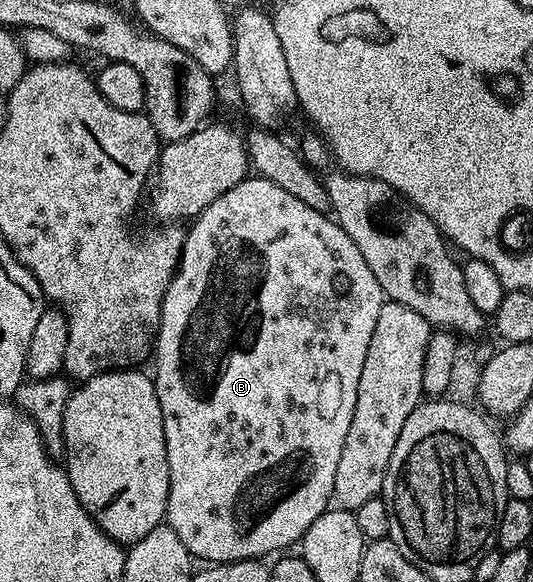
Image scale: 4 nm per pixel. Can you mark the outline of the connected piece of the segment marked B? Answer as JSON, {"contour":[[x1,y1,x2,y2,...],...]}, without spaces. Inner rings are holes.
{"contour":[[248,175,244,181,237,183,225,195,213,199,205,211,190,222,191,230,186,230,183,238,183,254,179,260,179,268,175,270,175,278,169,283,165,291,165,299,161,307,161,319,159,320,159,336,155,339,153,350,153,362,155,361,155,373,153,380,157,399,161,403,161,419,165,427,165,447,169,459,169,499,167,500,167,516,165,523,173,531,177,531,177,539,185,543,185,547,191,553,192,558,203,560,203,563,226,563,229,561,250,561,252,559,266,558,266,553,278,554,287,551,291,544,302,542,305,531,322,513,327,512,333,501,333,479,337,476,337,463,341,460,341,447,345,447,345,435,349,432,349,423,353,423,353,407,357,407,357,383,361,383,361,367,365,367,365,355,369,352,369,339,373,339,373,327,377,327,377,315,381,315,381,307,384,303,383,292,373,279,373,271,369,271,369,263,357,251,357,243,345,235,345,231,324,210,309,207,309,203,301,203,294,195,289,195,285,187,277,187,269,179,258,175]]}

